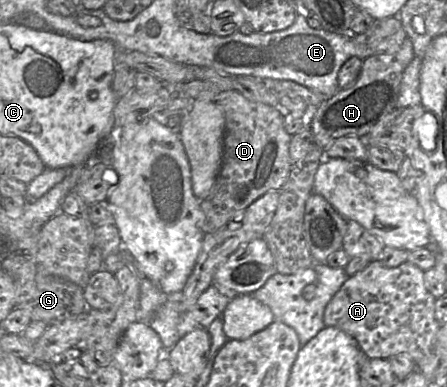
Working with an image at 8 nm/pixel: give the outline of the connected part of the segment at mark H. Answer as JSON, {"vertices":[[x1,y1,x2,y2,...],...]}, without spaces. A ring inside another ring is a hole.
{"vertices":[[407,37,396,52,376,54,364,59,352,86,339,89,308,114,308,127,314,143,326,151,340,137,365,138,379,121,396,108,402,74,414,56,413,44]]}

